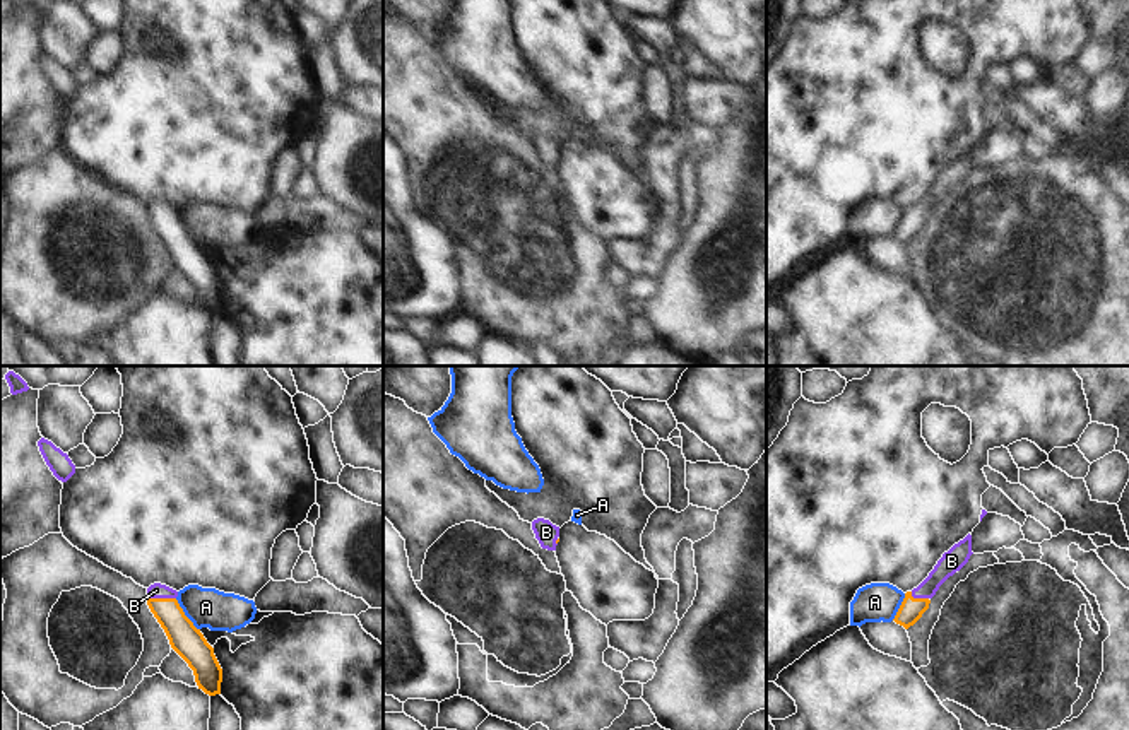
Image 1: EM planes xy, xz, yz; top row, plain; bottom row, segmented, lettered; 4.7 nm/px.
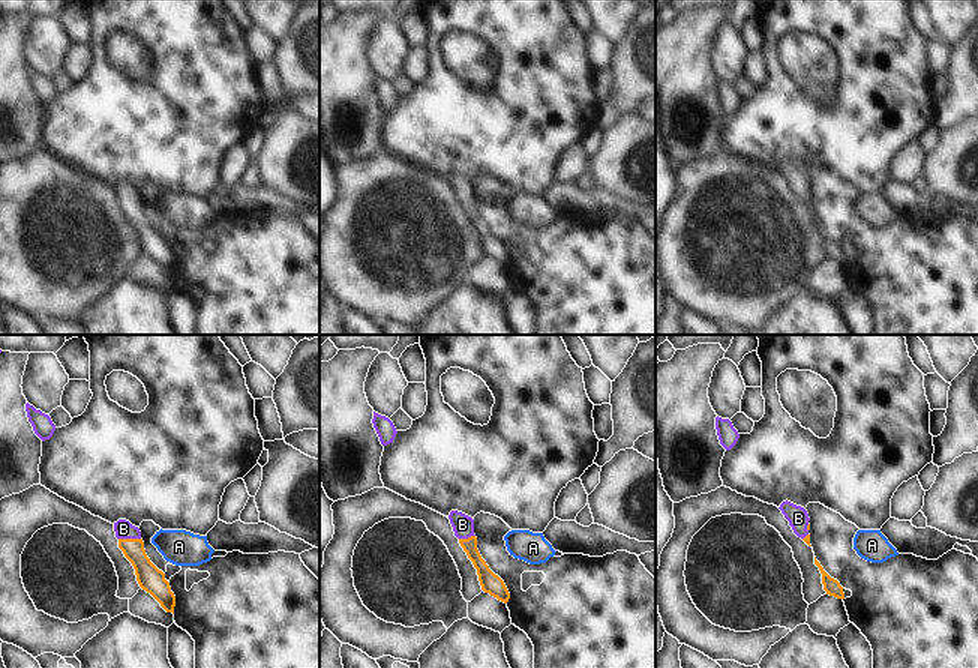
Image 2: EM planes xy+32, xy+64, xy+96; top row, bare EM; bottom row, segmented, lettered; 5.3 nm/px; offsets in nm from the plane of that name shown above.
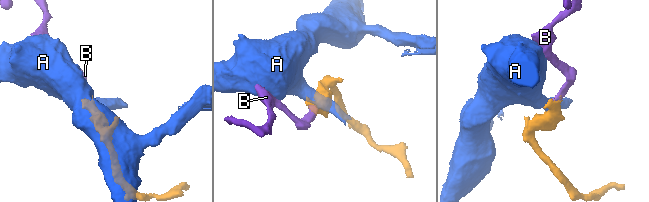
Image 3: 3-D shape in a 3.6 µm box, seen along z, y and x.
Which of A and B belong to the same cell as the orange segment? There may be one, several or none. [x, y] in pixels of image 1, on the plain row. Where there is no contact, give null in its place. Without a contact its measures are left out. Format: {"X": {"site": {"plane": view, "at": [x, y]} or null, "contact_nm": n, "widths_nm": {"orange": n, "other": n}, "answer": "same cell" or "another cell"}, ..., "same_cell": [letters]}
{"A": {"site": {"plane": "xy", "at": [183, 231]}, "contact_nm": 190, "widths_nm": {"orange": 150, "other": 190}, "answer": "another cell"}, "B": {"site": {"plane": "xy", "at": [161, 216]}, "contact_nm": 140, "widths_nm": {"orange": 150, "other": 70}, "answer": "same cell"}, "same_cell": ["B"]}

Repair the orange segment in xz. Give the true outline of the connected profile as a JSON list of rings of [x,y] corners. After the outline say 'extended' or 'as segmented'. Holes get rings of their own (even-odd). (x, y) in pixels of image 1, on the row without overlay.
[[[537,135],[532,138],[532,147],[542,166],[556,168],[559,144],[553,142],[549,137]]] | extended

